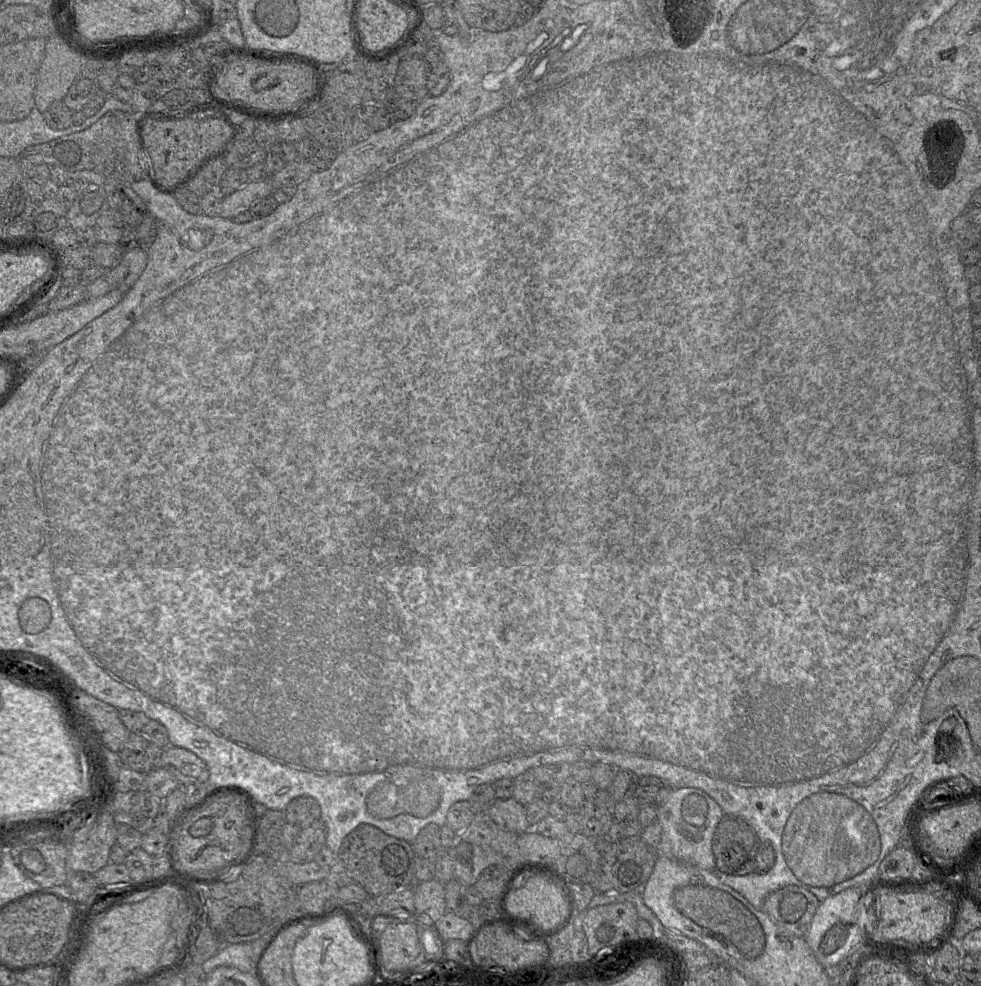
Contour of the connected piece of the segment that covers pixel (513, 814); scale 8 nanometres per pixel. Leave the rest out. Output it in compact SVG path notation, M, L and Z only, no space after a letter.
M513 798L496 799L487 809L490 818L505 830L521 834L530 828L526 808Z

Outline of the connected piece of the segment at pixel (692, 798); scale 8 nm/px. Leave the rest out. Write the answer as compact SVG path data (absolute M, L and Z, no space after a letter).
M673 789L669 799L658 808L658 823L662 829L657 856L674 858L705 870L716 871L713 839L724 811L720 805L699 789Z

